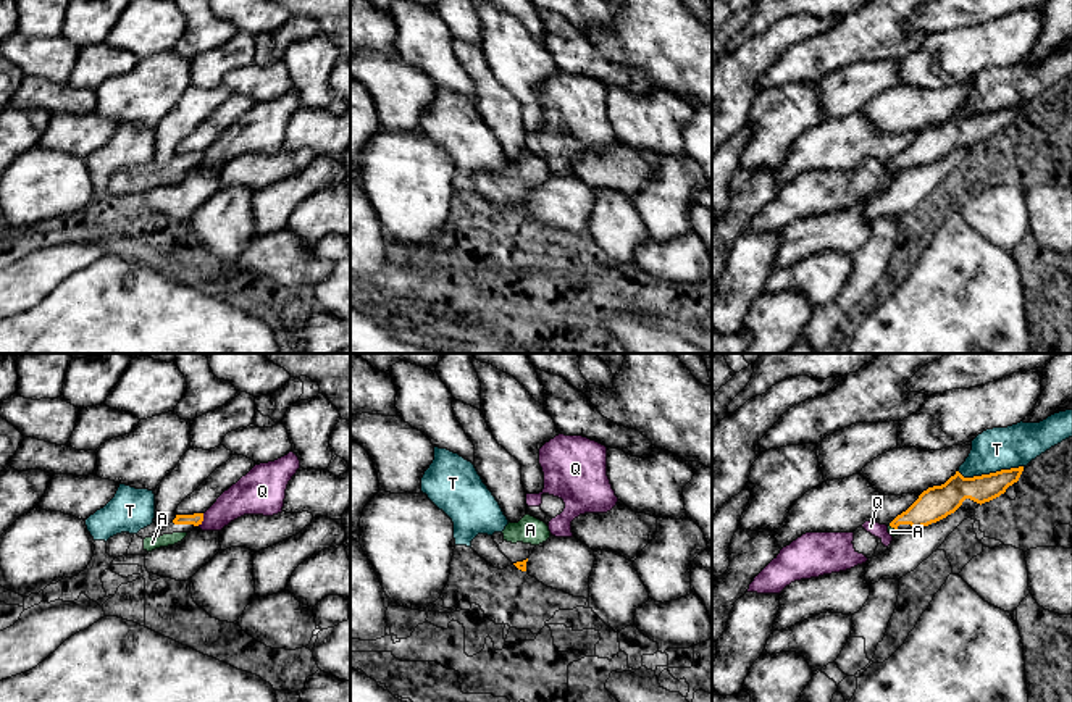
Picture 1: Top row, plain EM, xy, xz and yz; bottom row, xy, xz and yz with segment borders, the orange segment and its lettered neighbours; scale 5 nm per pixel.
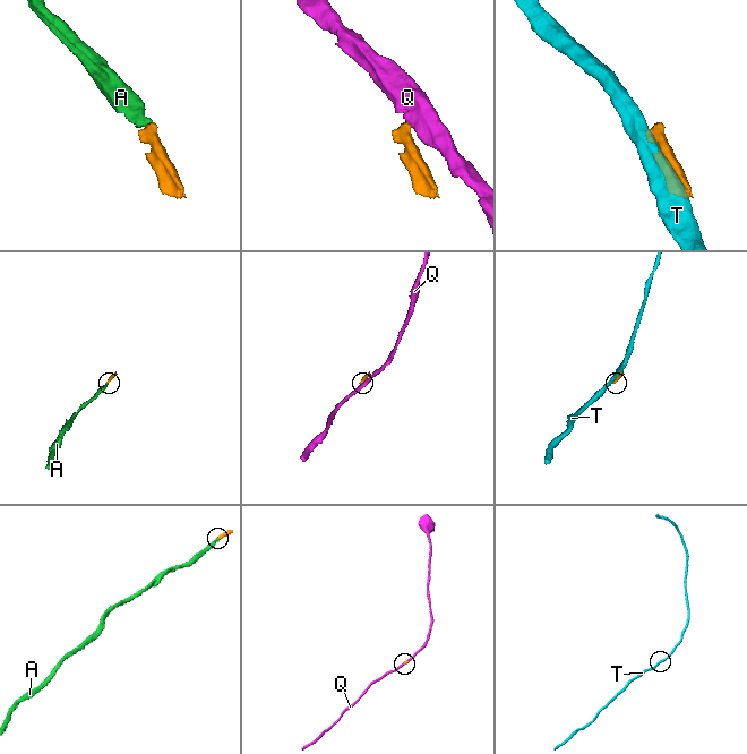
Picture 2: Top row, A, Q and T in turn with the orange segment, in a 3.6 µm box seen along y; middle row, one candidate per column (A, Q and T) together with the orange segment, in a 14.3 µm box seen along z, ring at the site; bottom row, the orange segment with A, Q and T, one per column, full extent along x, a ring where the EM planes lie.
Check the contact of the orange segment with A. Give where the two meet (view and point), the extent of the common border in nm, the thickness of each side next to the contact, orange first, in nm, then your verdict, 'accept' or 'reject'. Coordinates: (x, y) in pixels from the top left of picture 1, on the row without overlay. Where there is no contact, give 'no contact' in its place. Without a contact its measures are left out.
meets orange in yz at (893, 165); contact 50 nm long; 170 nm thick on the orange side, 40 nm on the other; accept

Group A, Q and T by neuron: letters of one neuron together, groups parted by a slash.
A / Q / T

